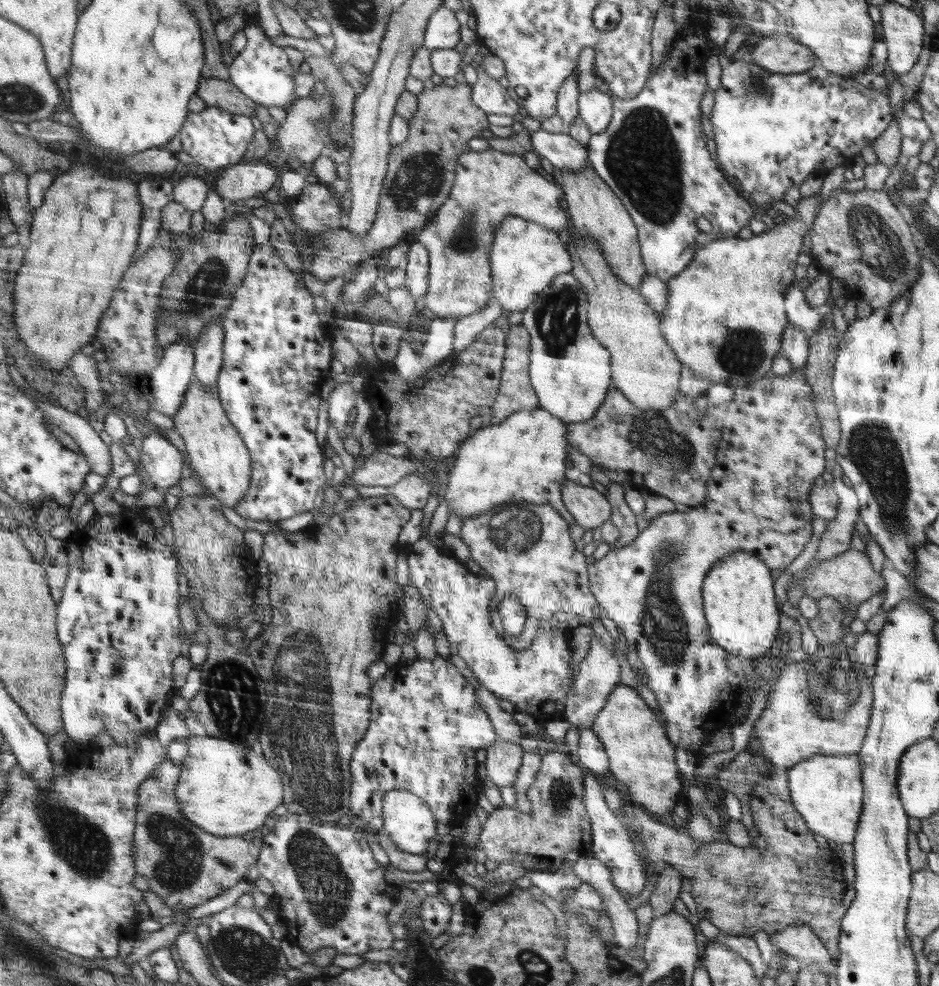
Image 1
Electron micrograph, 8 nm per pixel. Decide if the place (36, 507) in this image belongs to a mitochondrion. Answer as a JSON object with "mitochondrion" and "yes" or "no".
{"mitochondrion":"no"}

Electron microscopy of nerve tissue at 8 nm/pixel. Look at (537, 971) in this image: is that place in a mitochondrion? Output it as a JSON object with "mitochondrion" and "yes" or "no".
{"mitochondrion":"yes"}

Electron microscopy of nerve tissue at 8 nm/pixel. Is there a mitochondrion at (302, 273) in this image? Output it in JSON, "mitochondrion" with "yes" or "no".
{"mitochondrion":"no"}

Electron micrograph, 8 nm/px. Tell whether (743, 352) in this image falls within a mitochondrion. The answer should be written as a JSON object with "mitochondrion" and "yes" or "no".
{"mitochondrion":"yes"}

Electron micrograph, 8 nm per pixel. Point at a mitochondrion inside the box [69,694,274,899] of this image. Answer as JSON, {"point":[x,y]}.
{"point":[174,853]}

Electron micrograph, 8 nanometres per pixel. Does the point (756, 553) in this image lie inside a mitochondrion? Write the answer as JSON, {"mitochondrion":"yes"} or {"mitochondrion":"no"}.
{"mitochondrion":"no"}

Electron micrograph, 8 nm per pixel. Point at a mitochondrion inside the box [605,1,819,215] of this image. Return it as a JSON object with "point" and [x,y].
{"point":[756,87]}

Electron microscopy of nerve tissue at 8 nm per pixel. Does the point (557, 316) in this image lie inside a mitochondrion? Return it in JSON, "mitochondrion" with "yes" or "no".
{"mitochondrion":"yes"}

